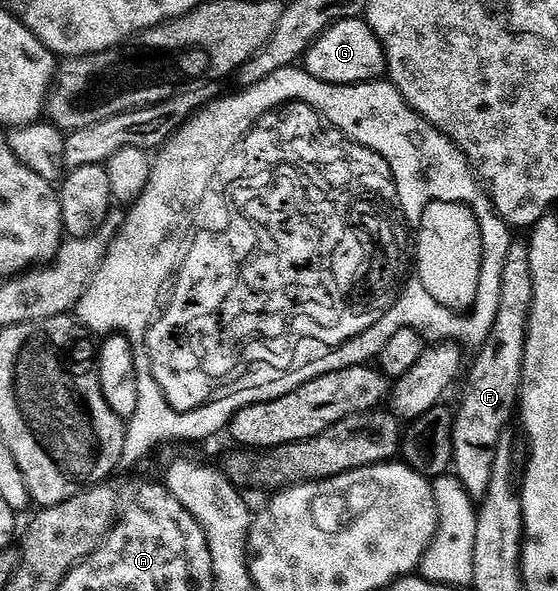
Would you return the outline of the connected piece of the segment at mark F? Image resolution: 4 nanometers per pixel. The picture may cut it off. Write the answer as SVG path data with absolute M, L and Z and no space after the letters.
M513 243L510 247L510 254L507 255L507 261L504 264L503 275L501 276L501 282L499 283L499 307L495 311L495 323L491 323L491 331L480 342L481 350L477 353L477 358L473 361L473 366L468 366L467 376L465 381L465 394L461 397L461 406L456 406L455 416L453 418L453 467L452 472L463 483L463 487L467 491L467 495L474 499L484 499L489 490L489 484L491 483L491 475L493 474L493 468L495 467L495 455L497 454L497 445L501 441L501 438L506 436L507 430L505 429L509 425L509 420L514 420L515 414L519 409L519 398L521 395L521 380L523 379L523 363L525 362L525 344L527 343L527 335L529 334L529 316L531 315L531 307L533 306L533 280L531 279L531 259L529 258L529 246L528 244Z

